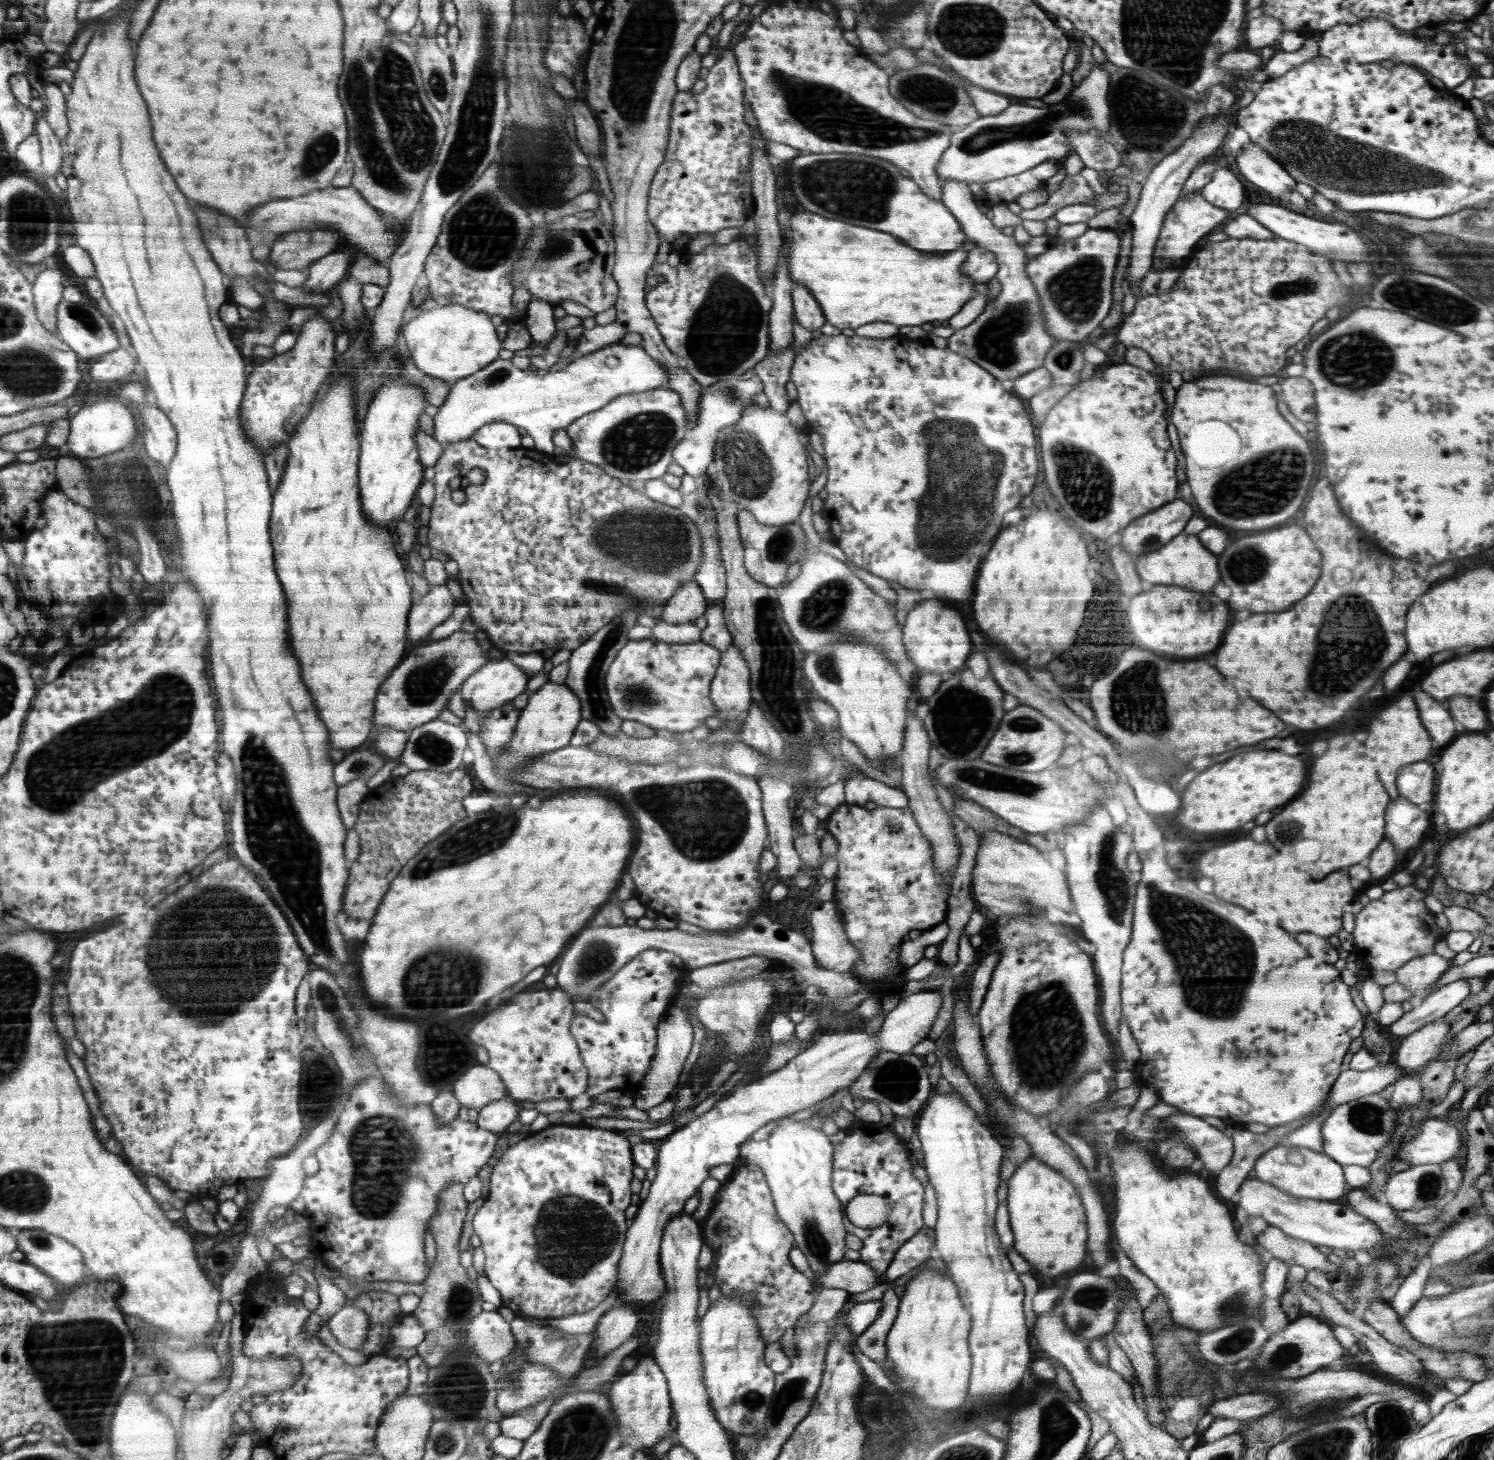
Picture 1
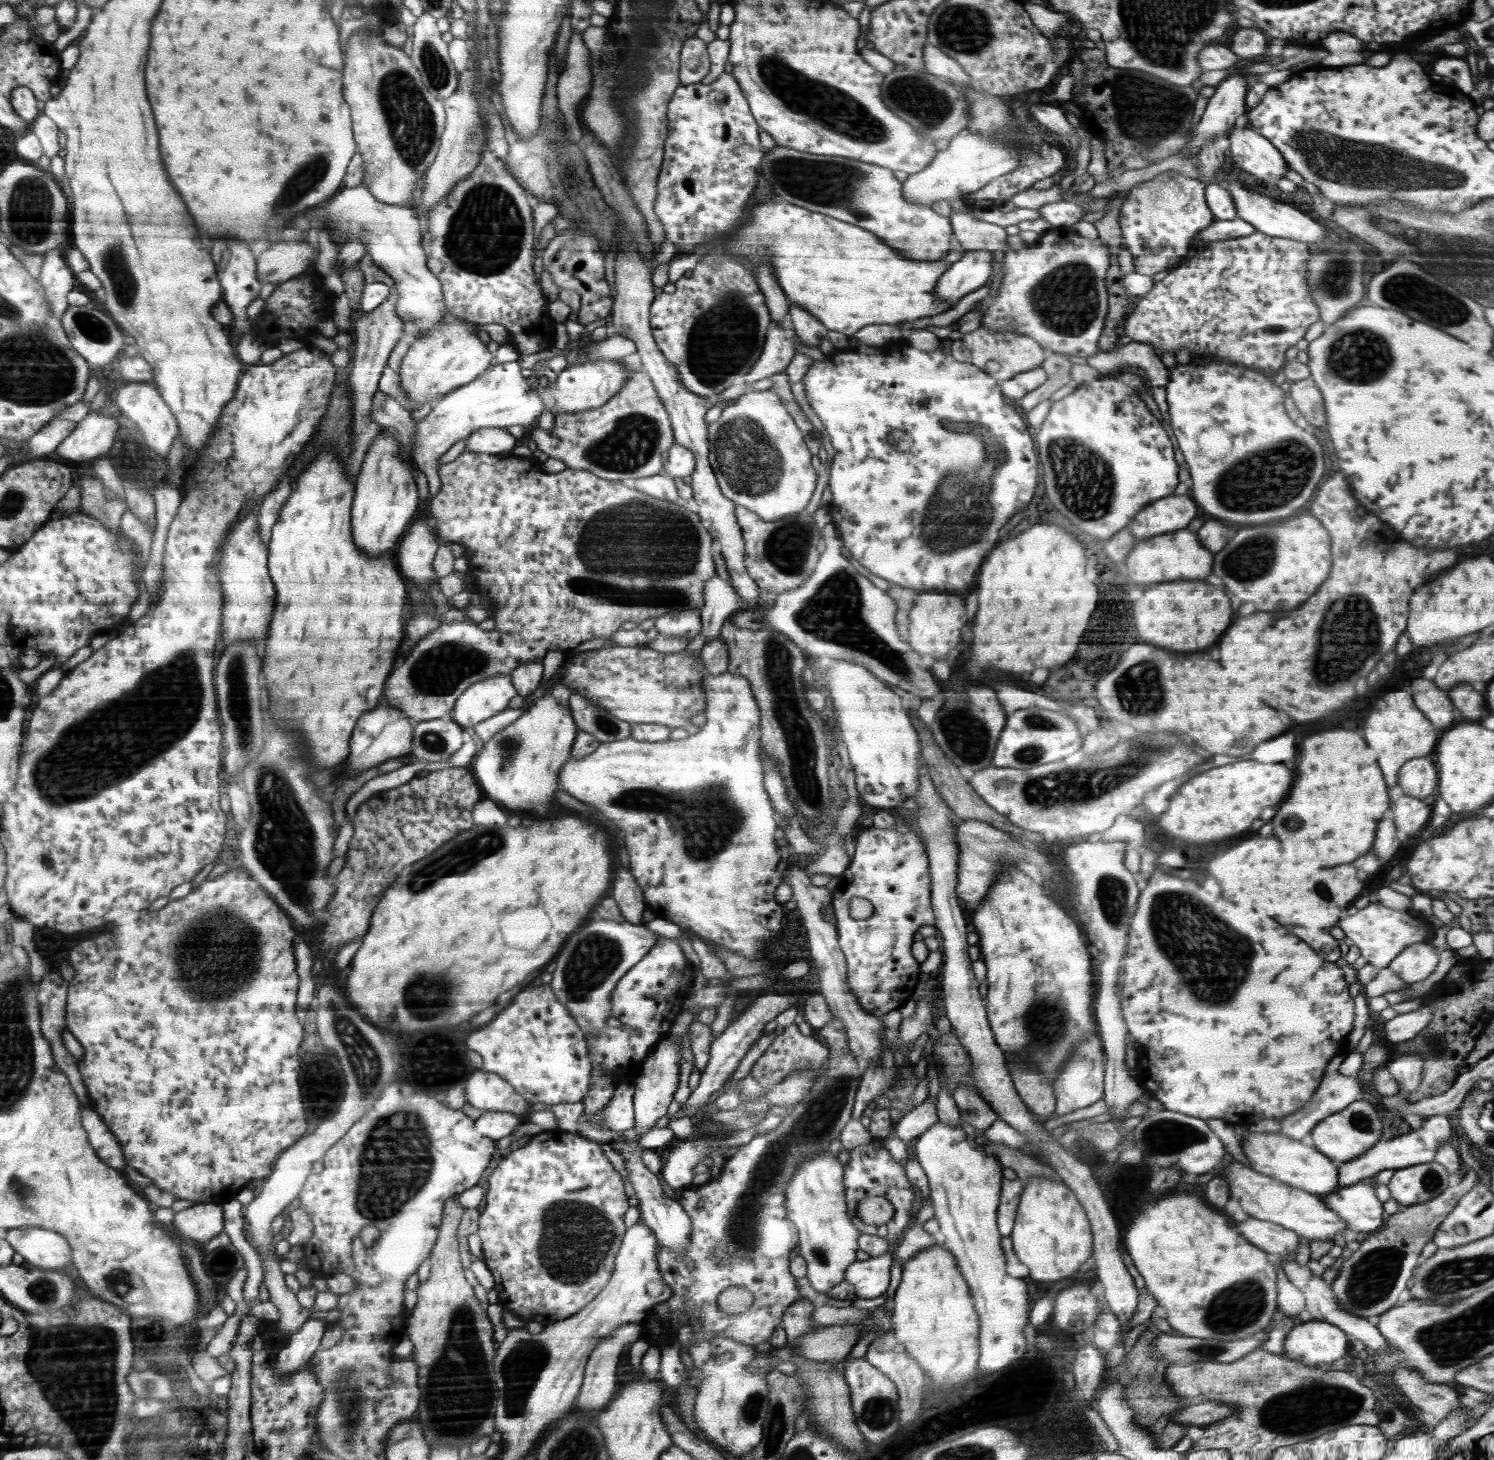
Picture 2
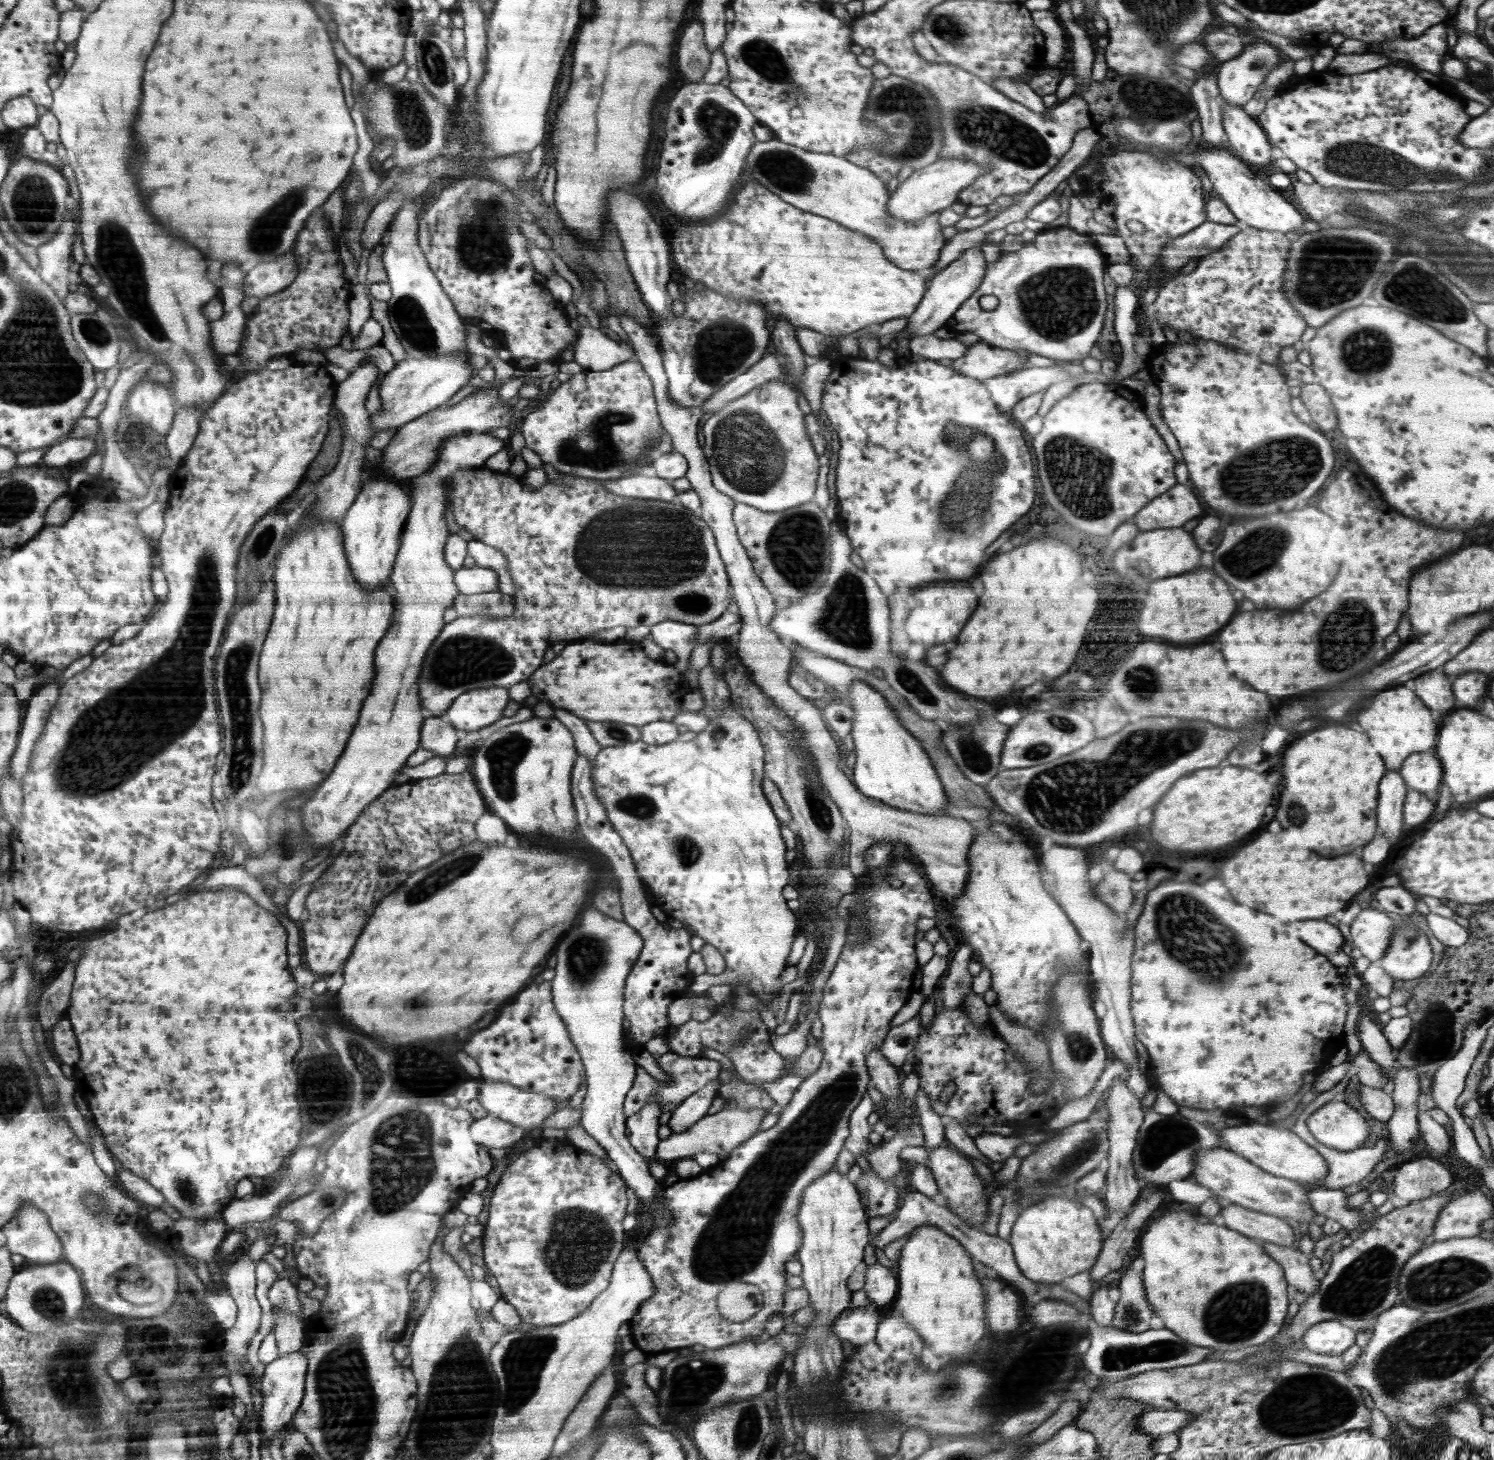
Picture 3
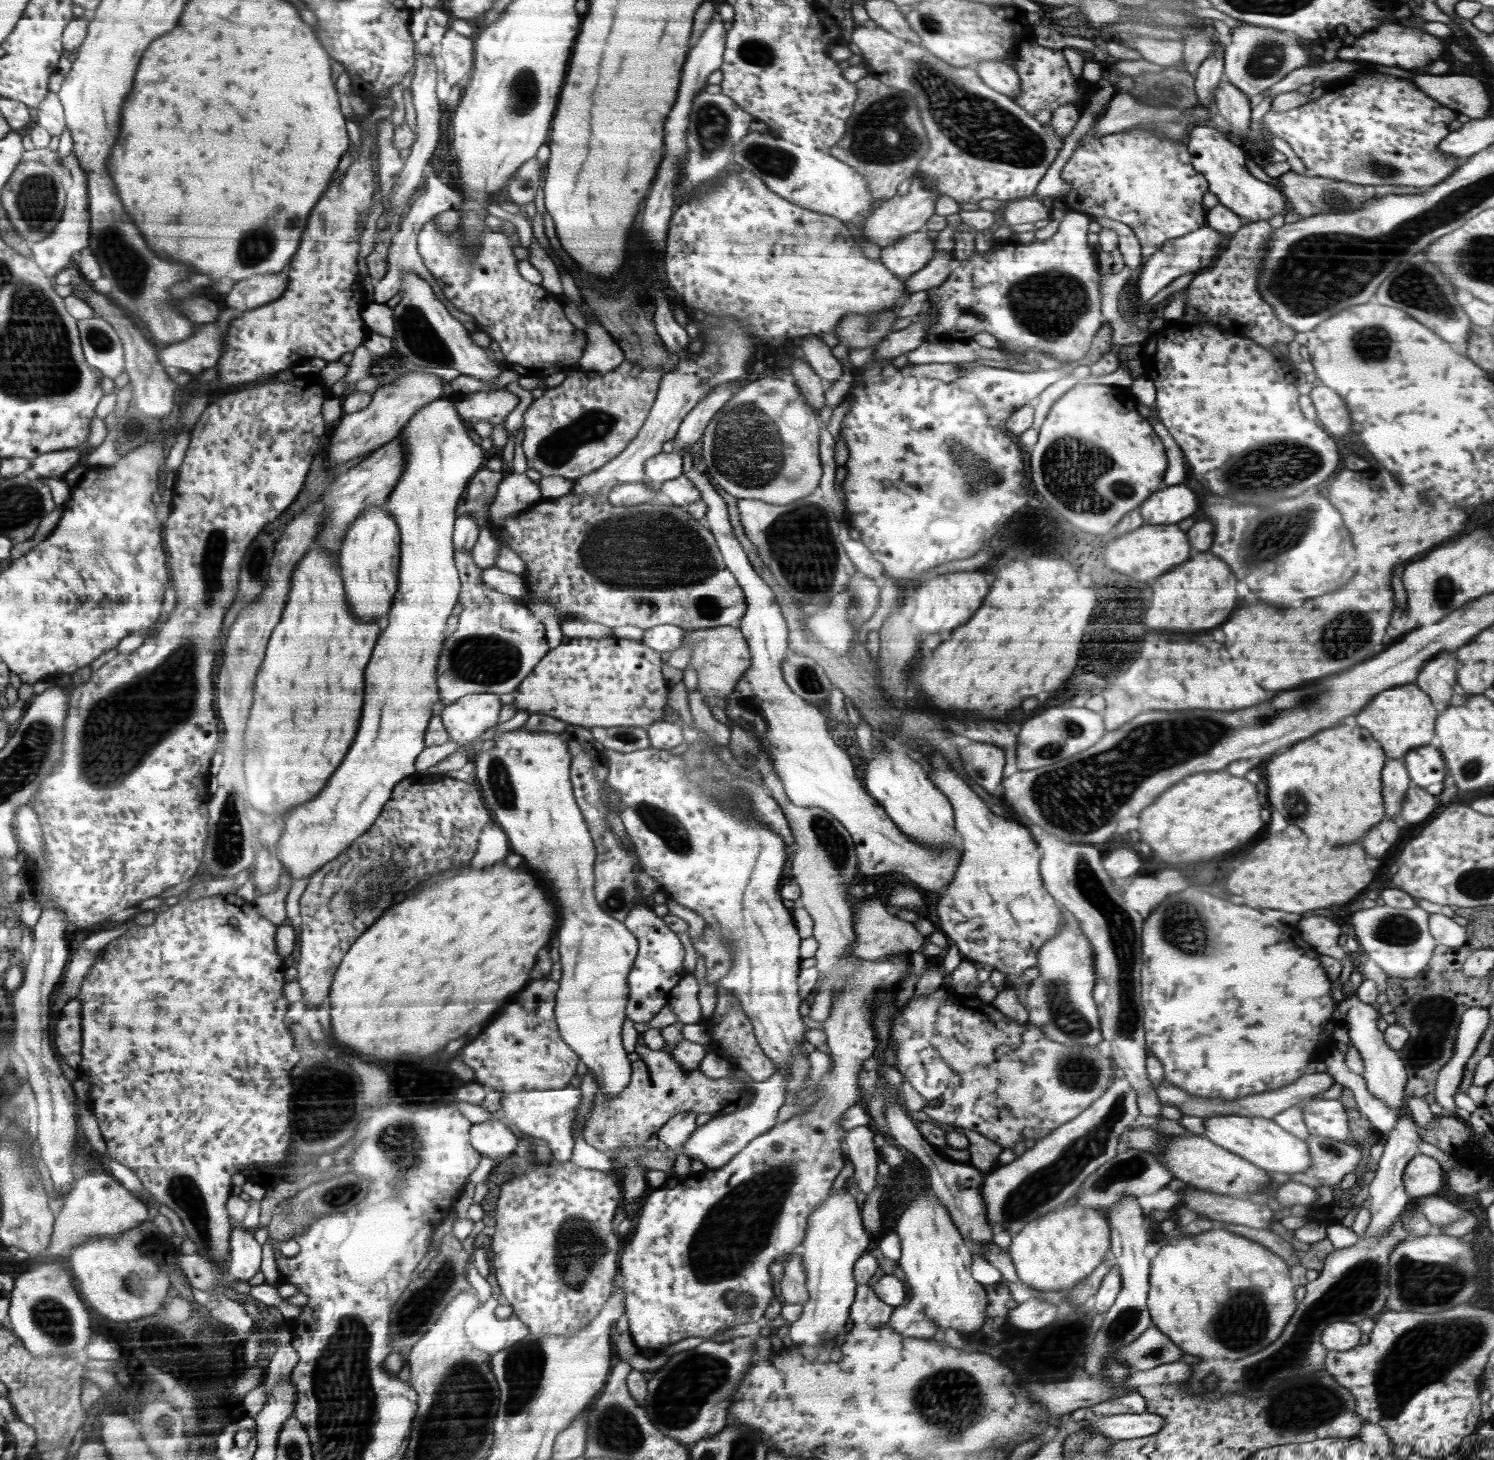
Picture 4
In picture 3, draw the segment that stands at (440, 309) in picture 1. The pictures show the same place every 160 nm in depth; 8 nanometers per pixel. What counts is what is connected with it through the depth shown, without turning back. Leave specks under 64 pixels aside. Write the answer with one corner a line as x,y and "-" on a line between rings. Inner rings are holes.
463,351
457,354
443,354
422,359
408,358
400,361
394,370
385,374
378,388
383,409
370,415
370,424
375,432
389,428
397,430
410,423
411,420
434,411
436,407
440,408
462,388
467,389
471,376
477,374
476,370
472,371
468,362
469,358
470,354

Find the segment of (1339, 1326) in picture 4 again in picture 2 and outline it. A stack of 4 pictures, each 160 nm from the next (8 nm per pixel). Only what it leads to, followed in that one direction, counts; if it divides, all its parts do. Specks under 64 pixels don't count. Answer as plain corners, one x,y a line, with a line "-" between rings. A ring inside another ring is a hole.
1326,1321
1296,1323
1286,1335
1282,1356
1309,1367
1330,1364
1350,1353
1346,1336
1340,1327

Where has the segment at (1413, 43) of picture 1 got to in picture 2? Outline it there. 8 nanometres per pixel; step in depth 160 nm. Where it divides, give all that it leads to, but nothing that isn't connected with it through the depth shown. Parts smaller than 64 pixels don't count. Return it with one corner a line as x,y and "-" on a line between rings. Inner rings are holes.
1334,31
1322,40
1321,47
1329,54
1319,65
1325,67
1342,67
1345,65
1359,65
1367,59
1362,53
1364,40
1356,38
1346,31

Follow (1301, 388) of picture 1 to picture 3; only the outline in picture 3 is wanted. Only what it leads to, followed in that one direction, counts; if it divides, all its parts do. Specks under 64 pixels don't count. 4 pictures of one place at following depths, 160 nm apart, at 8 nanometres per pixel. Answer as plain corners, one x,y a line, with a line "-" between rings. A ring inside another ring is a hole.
1317,382
1310,384
1301,384
1300,398
1308,409
1318,430
1329,431
1336,429
1338,424
1335,408
1325,391
1325,388

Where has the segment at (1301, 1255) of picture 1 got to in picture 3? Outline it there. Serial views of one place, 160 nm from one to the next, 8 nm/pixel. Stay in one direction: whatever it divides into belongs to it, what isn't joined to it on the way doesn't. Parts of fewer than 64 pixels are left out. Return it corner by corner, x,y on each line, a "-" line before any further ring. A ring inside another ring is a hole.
1237,1204
1224,1206
1220,1210
1220,1216
1224,1218
1224,1226
1228,1226
1252,1240
1260,1238
1266,1243
1280,1246
1290,1246
1296,1242
1296,1234
1294,1234
1292,1226
1276,1216
1246,1210

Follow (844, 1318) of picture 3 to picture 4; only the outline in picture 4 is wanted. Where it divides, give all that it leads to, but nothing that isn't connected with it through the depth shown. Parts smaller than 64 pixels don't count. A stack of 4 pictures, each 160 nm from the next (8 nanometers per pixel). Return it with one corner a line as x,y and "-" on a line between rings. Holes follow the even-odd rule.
858,1283
850,1317
854,1326
865,1328
881,1327
890,1320
894,1309
894,1307
890,1308
890,1306
886,1306
876,1298
873,1286
869,1283

